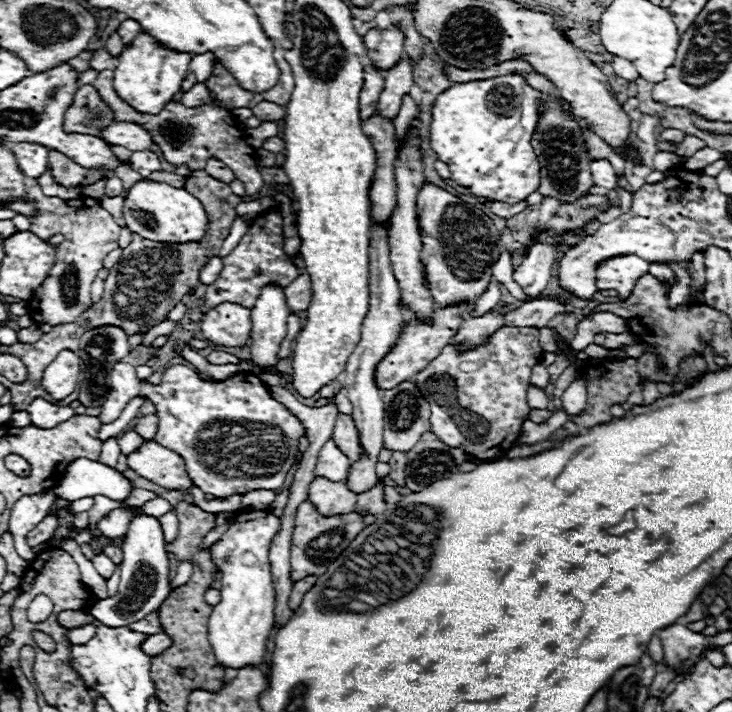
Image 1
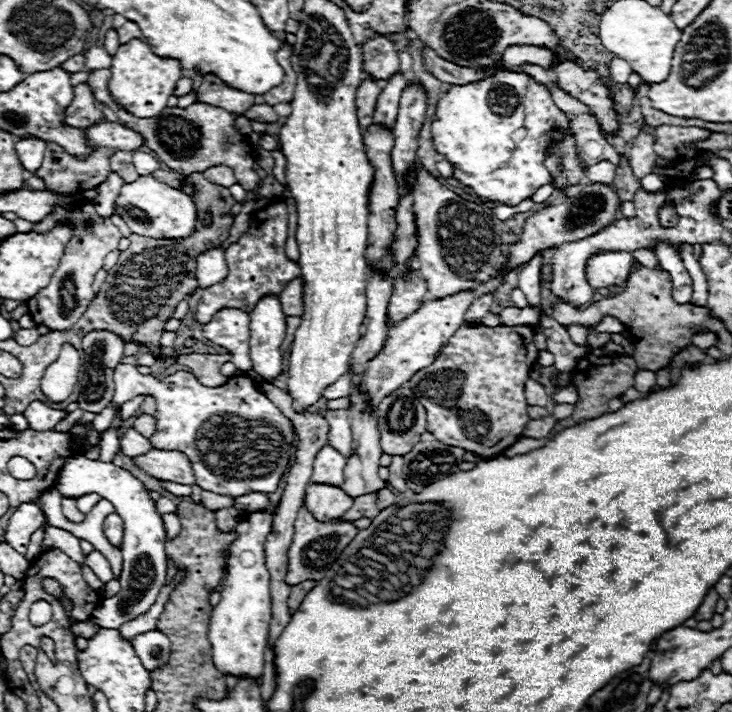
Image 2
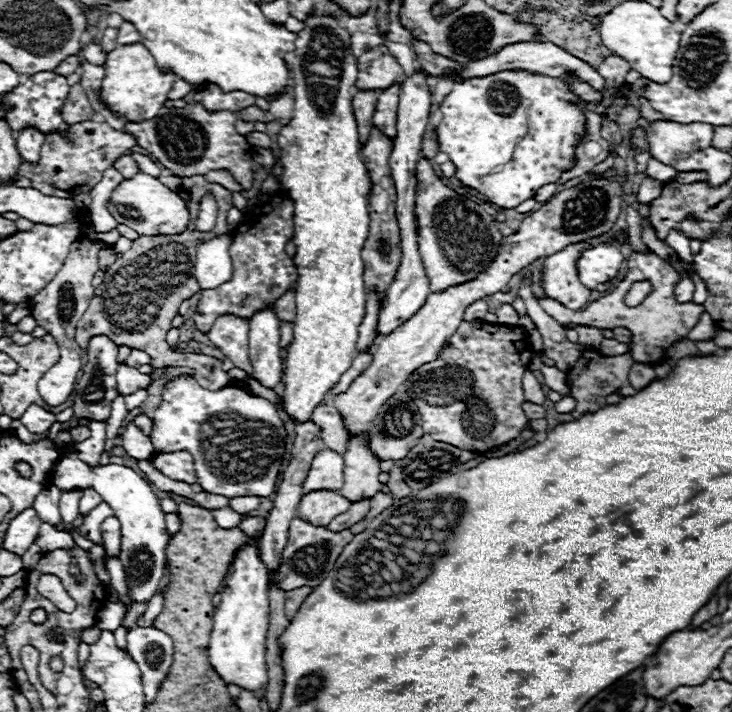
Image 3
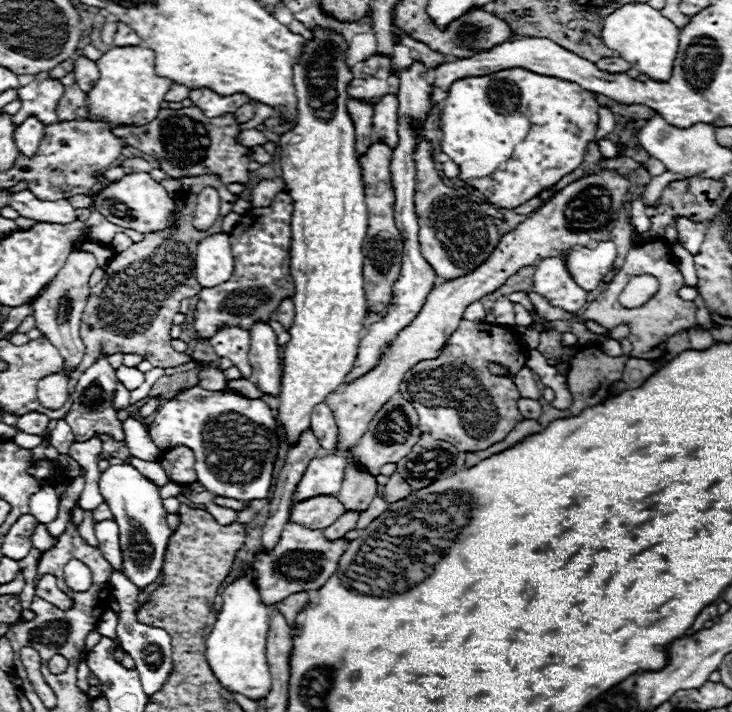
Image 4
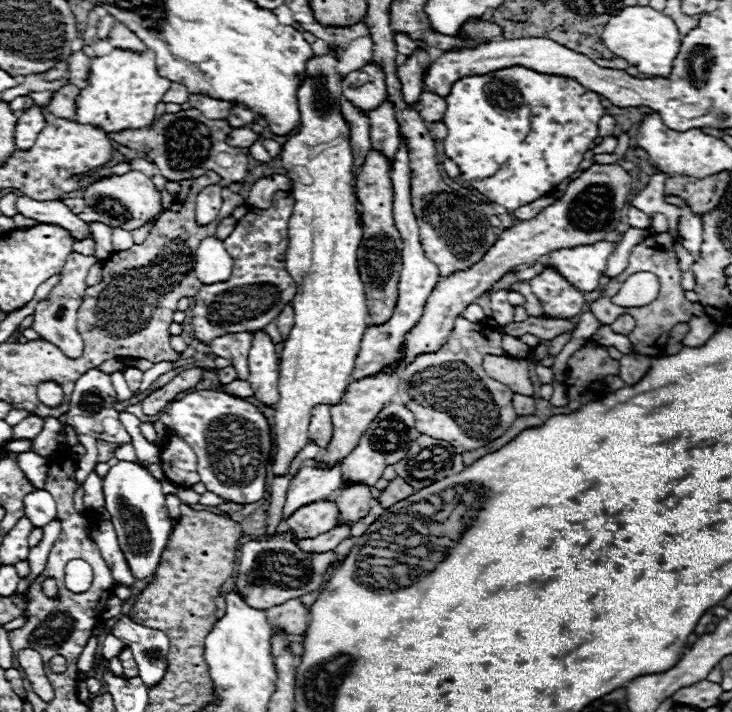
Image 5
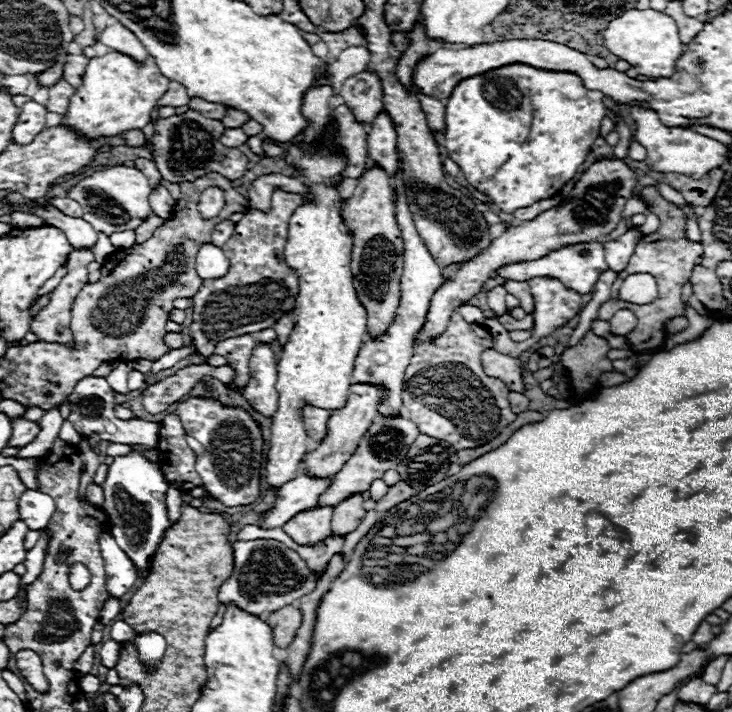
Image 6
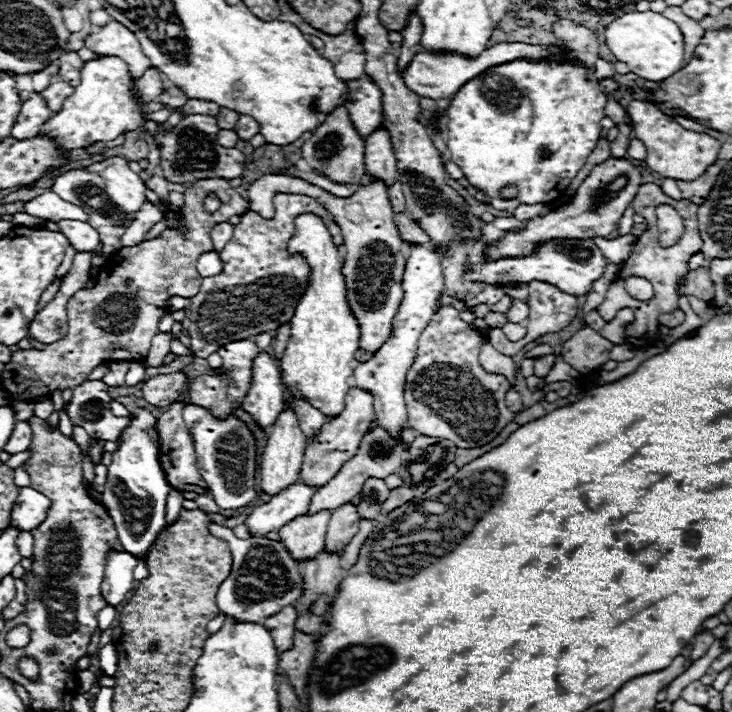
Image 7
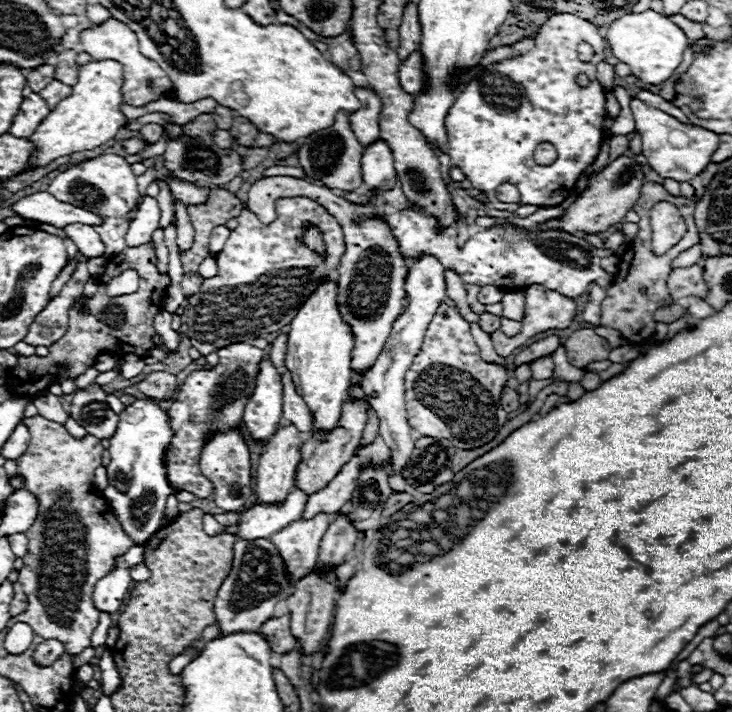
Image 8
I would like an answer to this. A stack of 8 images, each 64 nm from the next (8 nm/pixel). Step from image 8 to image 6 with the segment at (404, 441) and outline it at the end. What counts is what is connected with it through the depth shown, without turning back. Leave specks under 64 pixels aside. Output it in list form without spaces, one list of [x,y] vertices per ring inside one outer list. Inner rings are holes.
[[[398,170],[394,176],[394,188],[396,188],[396,220],[398,220],[398,226],[400,226],[400,232],[404,238],[404,272],[402,272],[402,282],[400,282],[400,292],[402,292],[400,306],[396,308],[396,316],[394,316],[392,324],[388,326],[388,330],[380,338],[370,338],[370,336],[364,338],[364,344],[362,344],[362,350],[356,358],[354,374],[352,374],[352,382],[384,384],[390,390],[390,396],[380,406],[380,414],[398,414],[400,412],[404,370],[410,364],[410,358],[414,356],[414,336],[426,320],[430,298],[444,282],[444,276],[442,276],[438,264],[434,262],[434,258],[426,250],[426,246],[414,226],[412,212],[410,212],[408,200],[406,200],[406,186],[402,180],[402,170]]]

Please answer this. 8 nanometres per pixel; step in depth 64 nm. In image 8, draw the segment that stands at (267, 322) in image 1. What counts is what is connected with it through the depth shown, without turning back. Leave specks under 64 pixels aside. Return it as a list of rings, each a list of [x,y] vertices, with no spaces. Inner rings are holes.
[[[264,358],[256,376],[254,394],[244,410],[244,422],[252,438],[268,440],[282,418],[282,376],[276,366]]]

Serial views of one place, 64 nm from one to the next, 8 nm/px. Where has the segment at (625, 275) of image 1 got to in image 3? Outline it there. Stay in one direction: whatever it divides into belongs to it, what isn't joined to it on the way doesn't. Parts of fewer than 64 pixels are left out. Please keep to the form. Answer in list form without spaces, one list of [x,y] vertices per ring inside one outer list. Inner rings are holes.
[[[600,244],[592,250],[586,250],[578,260],[578,274],[584,286],[594,290],[598,284],[610,282],[620,276],[626,258],[616,246]]]

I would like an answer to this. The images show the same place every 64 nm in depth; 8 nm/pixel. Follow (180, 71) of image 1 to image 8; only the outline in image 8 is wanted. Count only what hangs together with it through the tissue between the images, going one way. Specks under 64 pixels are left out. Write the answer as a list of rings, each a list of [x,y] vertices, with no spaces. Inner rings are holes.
[[[98,60],[80,66],[78,82],[76,86],[72,86],[72,96],[64,98],[30,136],[30,140],[40,148],[32,156],[32,164],[46,166],[54,158],[68,156],[80,150],[92,150],[108,140],[114,140],[118,130],[122,130],[128,122],[128,118],[120,112],[120,104],[124,104],[122,82],[122,64],[116,60]]]

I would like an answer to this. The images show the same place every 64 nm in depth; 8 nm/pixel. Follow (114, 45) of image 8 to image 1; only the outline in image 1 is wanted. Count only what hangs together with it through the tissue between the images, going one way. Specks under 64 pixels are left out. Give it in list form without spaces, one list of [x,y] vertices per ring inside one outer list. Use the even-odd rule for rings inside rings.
[[[132,18],[124,20],[124,22],[120,24],[120,28],[118,28],[118,36],[122,38],[124,44],[130,44],[140,32],[142,32],[142,26],[140,26],[136,20],[132,20]]]

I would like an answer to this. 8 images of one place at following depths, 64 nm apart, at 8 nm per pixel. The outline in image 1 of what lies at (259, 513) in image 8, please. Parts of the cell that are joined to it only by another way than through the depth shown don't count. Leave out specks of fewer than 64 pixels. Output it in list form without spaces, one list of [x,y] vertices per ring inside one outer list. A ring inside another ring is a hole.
[[[330,438],[324,444],[324,448],[320,450],[318,464],[316,464],[316,476],[324,476],[324,478],[338,482],[338,480],[344,480],[348,476],[350,466],[352,466],[352,460]]]

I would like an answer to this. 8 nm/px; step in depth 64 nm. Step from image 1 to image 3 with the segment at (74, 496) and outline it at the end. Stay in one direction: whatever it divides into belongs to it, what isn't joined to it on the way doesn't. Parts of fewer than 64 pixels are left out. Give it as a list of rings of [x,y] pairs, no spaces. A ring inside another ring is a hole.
[[[64,454],[60,458],[52,474],[52,484],[62,492],[92,488],[104,498],[104,502],[112,506],[114,516],[122,526],[120,560],[126,570],[130,598],[138,604],[146,604],[158,592],[158,584],[166,572],[166,544],[170,540],[170,534],[164,526],[164,512],[160,510],[154,488],[132,468],[118,464],[88,466],[86,462],[78,460],[76,454]],[[106,602],[100,608],[100,614],[96,616],[96,626],[100,630],[114,632],[122,624],[124,616],[126,616],[126,606],[122,602]]]

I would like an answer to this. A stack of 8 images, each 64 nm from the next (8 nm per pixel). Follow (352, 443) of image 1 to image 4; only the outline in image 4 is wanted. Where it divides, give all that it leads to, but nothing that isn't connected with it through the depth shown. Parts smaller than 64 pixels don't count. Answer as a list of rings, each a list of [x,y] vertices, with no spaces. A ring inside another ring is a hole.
[[[322,402],[312,410],[312,430],[322,448],[334,450],[338,446],[338,428],[328,404]]]

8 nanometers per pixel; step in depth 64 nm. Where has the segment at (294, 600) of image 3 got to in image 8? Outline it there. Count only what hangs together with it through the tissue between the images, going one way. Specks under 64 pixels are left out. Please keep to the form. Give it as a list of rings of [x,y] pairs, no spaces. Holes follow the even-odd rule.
[[[284,614],[280,618],[270,618],[260,628],[262,634],[270,640],[270,648],[276,654],[286,654],[296,648],[296,638],[290,632],[290,614]]]

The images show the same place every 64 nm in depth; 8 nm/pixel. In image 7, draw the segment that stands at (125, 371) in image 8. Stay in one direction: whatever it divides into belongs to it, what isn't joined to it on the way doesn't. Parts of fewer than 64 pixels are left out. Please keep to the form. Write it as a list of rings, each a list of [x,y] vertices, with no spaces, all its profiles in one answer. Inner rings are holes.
[[[138,361],[128,362],[129,370],[126,374],[126,384],[128,386],[136,386],[140,382],[144,381],[145,369],[142,367],[142,364]]]

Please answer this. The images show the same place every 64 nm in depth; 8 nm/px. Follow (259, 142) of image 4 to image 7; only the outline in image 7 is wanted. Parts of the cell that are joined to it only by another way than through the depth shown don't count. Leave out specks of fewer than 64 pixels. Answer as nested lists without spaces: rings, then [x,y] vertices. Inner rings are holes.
[[[220,130],[218,132],[218,142],[224,146],[224,148],[234,148],[238,144],[240,136],[234,132],[234,130]]]

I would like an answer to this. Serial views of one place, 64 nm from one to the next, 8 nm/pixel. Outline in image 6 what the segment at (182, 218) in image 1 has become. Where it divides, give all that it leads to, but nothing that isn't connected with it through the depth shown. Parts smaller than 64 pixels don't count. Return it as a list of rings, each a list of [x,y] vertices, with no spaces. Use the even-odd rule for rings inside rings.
[[[110,166],[106,170],[94,172],[70,190],[70,198],[80,202],[84,208],[84,220],[106,234],[138,228],[140,222],[152,214],[152,206],[148,202],[150,194],[152,188],[148,184],[148,178],[140,170],[124,166]]]

